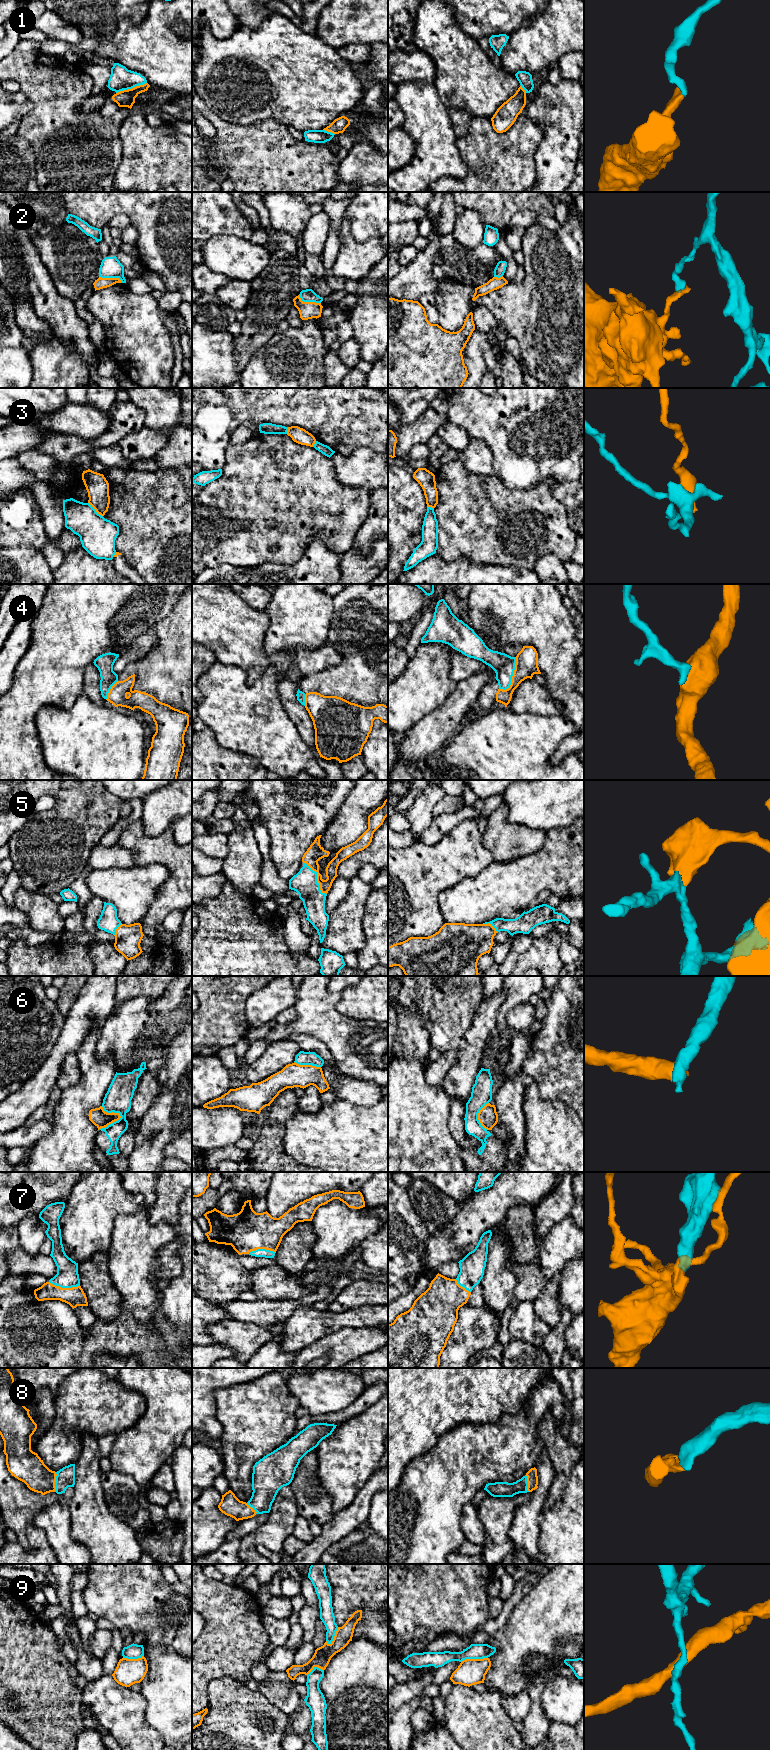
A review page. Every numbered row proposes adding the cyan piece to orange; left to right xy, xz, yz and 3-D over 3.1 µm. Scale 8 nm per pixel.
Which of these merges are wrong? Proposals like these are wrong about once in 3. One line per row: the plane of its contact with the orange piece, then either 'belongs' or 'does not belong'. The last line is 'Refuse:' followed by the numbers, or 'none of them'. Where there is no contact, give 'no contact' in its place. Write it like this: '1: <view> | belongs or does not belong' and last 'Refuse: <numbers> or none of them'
1: xy | belongs
2: xy | does not belong
3: xy | does not belong
4: yz | belongs
5: xz | belongs
6: xy | does not belong
7: xy | belongs
8: xy | belongs
9: yz | does not belong
Refuse: 2, 3, 6, 9

